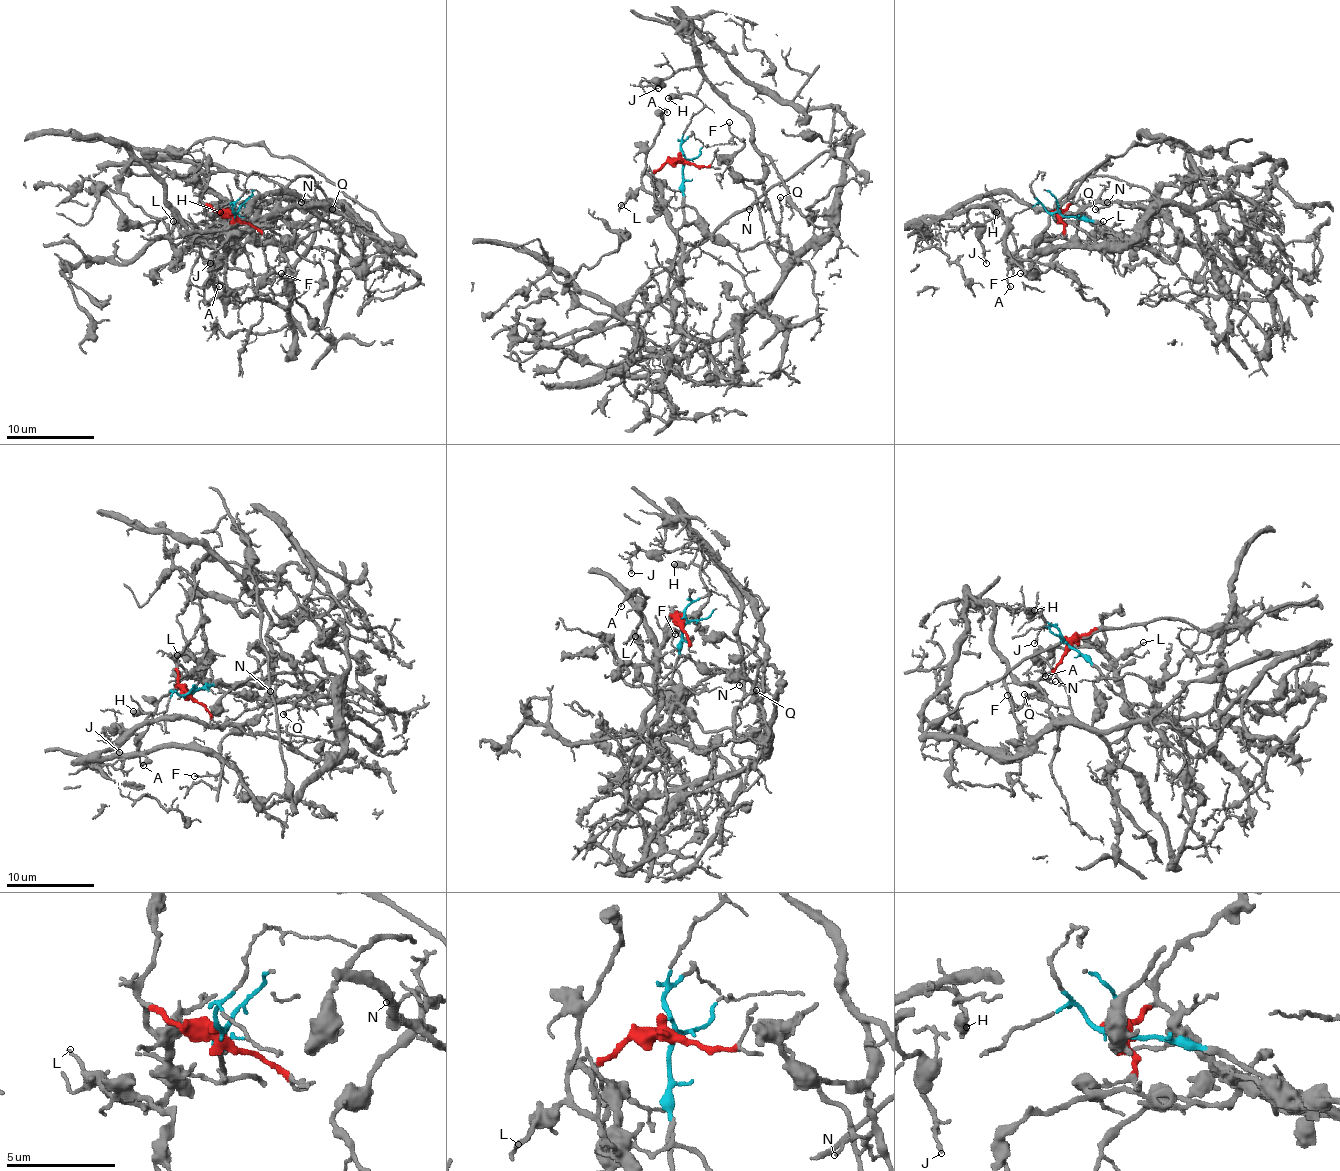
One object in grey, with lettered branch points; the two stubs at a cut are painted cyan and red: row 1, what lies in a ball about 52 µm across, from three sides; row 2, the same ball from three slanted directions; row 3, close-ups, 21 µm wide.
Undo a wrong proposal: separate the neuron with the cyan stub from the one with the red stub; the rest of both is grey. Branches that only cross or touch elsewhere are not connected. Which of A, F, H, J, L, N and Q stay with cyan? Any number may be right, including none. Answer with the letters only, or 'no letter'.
F, H, J, N, Q

